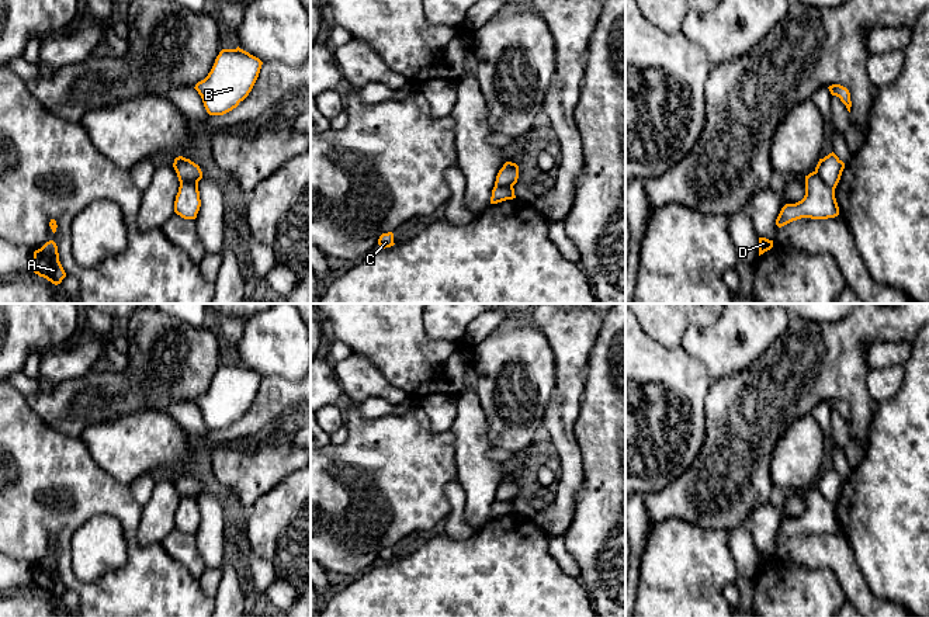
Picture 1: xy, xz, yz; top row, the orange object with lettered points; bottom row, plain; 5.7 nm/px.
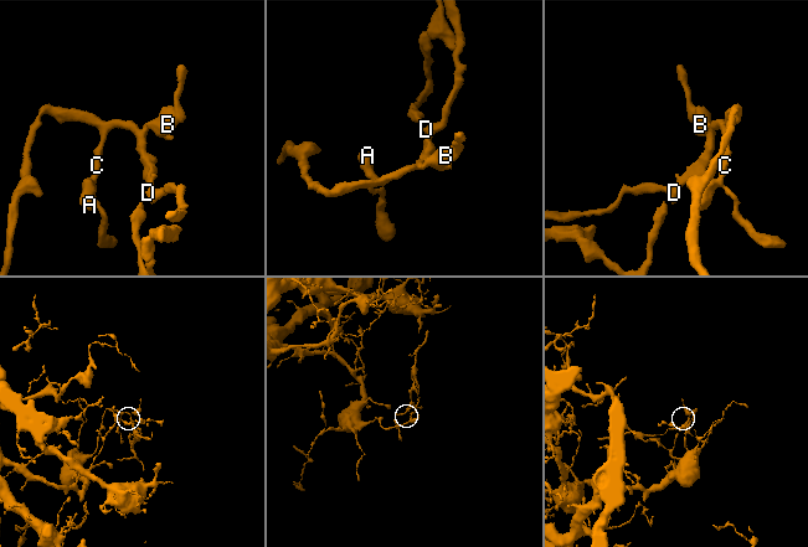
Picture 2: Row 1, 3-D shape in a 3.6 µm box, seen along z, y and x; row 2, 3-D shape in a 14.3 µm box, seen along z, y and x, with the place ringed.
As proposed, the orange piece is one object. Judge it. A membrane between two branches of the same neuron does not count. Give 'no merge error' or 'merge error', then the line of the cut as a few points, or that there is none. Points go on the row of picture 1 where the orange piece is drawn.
merge error; cut in yz along (814, 172), (834, 189)

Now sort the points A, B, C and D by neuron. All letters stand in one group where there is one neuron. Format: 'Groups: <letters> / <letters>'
Groups: A B C / D

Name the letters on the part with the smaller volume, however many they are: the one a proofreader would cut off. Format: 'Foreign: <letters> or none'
Foreign: D

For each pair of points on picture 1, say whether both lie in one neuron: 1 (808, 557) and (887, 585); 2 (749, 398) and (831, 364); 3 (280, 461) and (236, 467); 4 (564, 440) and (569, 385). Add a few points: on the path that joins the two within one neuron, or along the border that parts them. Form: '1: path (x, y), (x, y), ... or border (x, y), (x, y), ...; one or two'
1: border (850, 547), (869, 588), (877, 596), (887, 600); two
2: path (769, 395), (803, 367), (811, 364); one
3: path (269, 465), (248, 467); one
4: path (565, 426), (567, 399); one

